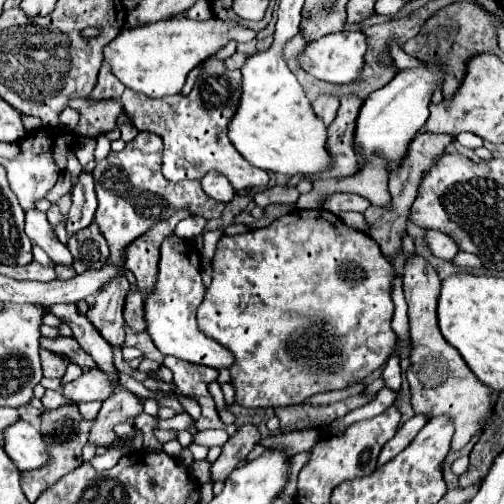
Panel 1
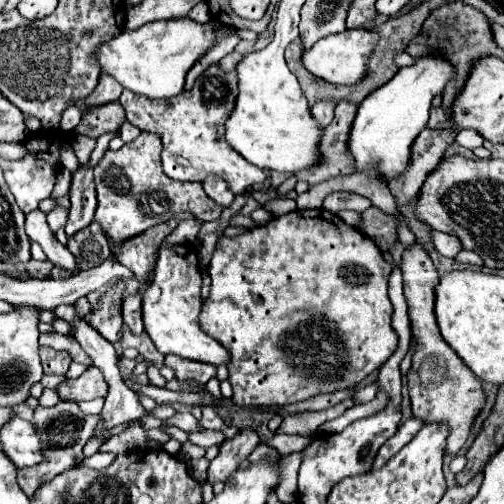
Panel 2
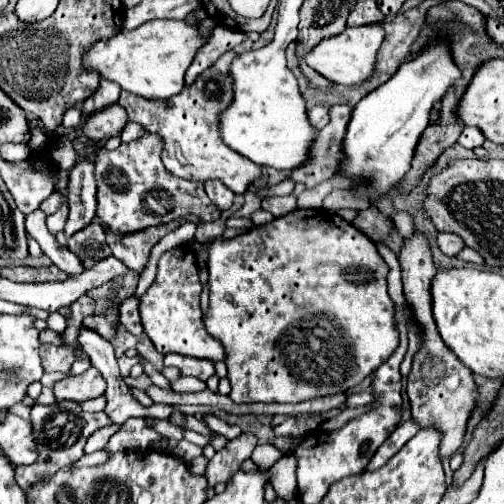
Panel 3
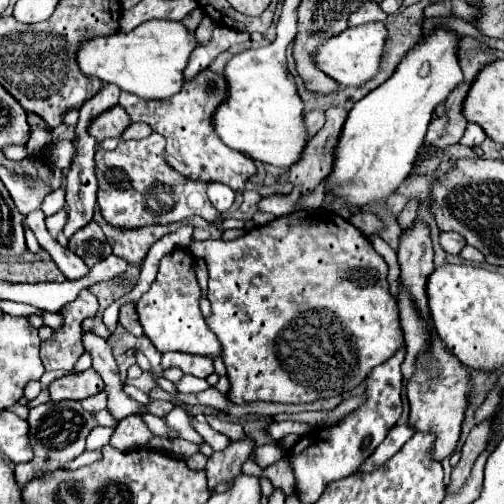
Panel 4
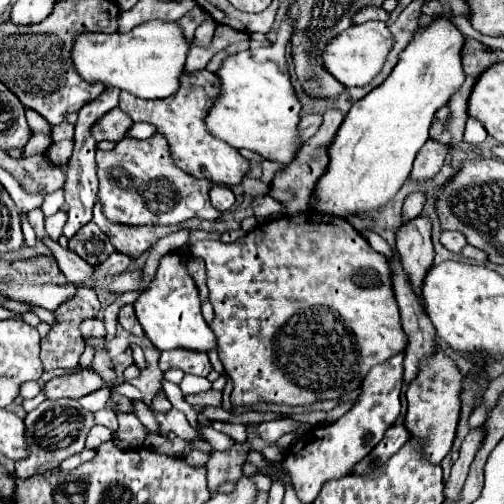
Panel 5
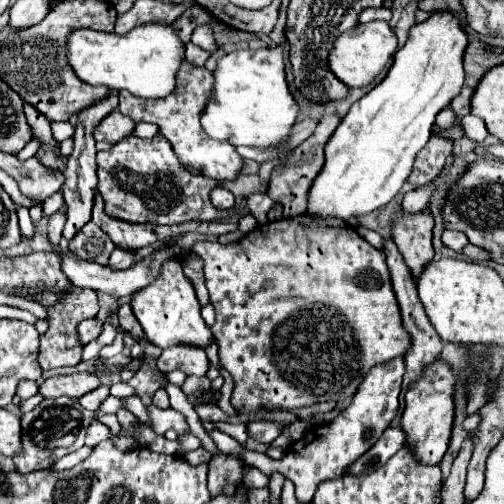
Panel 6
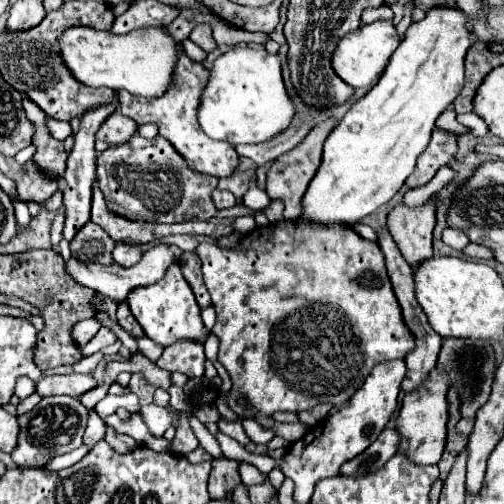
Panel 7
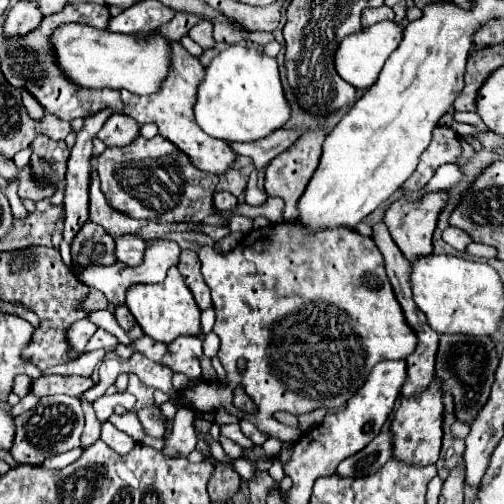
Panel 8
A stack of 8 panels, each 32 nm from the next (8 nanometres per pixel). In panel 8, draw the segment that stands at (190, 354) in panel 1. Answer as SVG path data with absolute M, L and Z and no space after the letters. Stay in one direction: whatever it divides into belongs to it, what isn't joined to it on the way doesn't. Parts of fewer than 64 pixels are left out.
M176 266L168 270L168 276L160 284L132 284L126 290L126 306L140 324L146 336L170 344L180 334L198 334L200 336L200 308L194 302L190 288L184 284L182 274Z

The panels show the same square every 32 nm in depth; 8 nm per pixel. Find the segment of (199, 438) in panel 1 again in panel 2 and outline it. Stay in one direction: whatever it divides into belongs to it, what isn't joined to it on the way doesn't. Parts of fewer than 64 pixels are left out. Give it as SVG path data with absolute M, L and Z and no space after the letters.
M204 430L204 432L188 432L188 440L192 444L198 444L202 448L208 448L208 446L214 446L214 444L220 444L224 442L224 434L220 432L212 432L212 430Z

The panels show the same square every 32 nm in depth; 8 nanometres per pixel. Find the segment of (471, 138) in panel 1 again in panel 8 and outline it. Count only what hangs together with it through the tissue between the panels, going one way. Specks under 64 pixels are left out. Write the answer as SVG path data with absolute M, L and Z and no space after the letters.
M454 112L454 119L460 123L472 124L478 128L478 133L485 133L488 131L480 116L476 112Z

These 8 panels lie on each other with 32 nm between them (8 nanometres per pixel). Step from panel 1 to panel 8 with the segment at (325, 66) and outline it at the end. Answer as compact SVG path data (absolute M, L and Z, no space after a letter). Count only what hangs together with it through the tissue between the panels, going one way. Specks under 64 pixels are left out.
M380 22L380 24L374 24L372 28L368 30L362 30L358 34L352 34L352 36L346 36L342 42L340 42L340 48L336 52L336 72L348 82L352 84L354 88L362 88L362 90L368 90L378 74L380 74L380 68L384 66L386 58L398 48L400 40L402 40L402 26L396 24L396 22Z

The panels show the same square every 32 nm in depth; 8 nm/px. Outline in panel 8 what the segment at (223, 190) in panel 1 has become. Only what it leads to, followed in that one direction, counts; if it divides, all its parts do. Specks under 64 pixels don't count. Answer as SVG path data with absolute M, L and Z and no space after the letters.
M216 192L214 194L214 206L218 210L234 210L238 206L238 200L230 192Z

